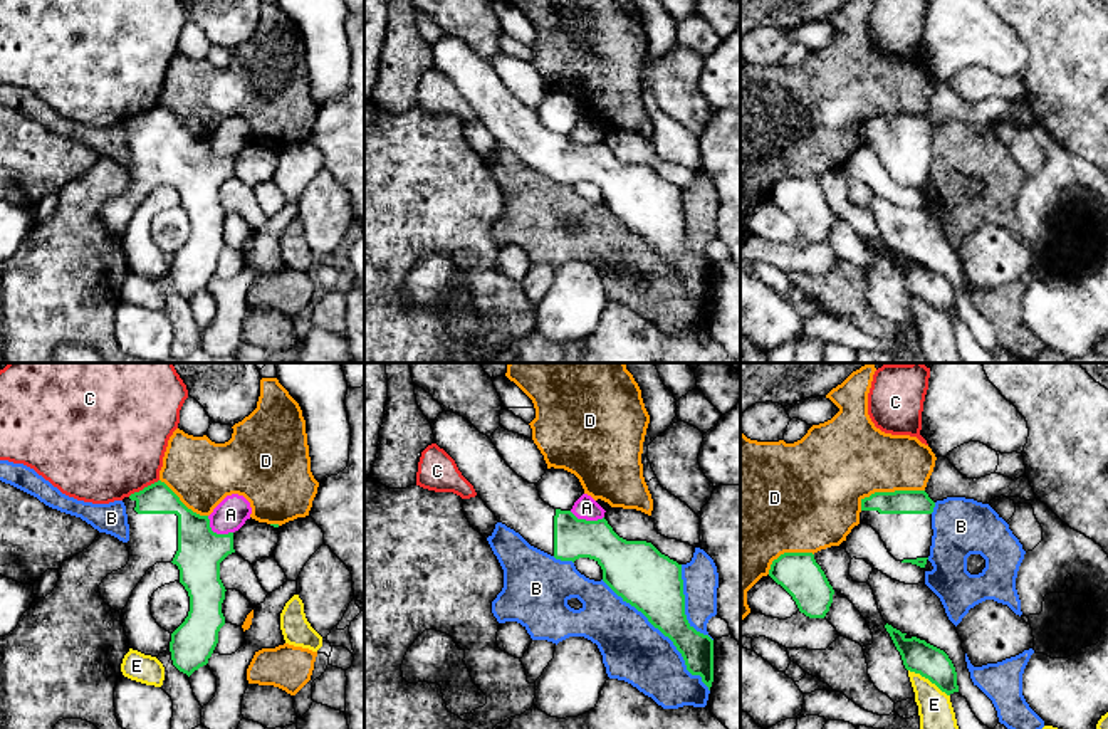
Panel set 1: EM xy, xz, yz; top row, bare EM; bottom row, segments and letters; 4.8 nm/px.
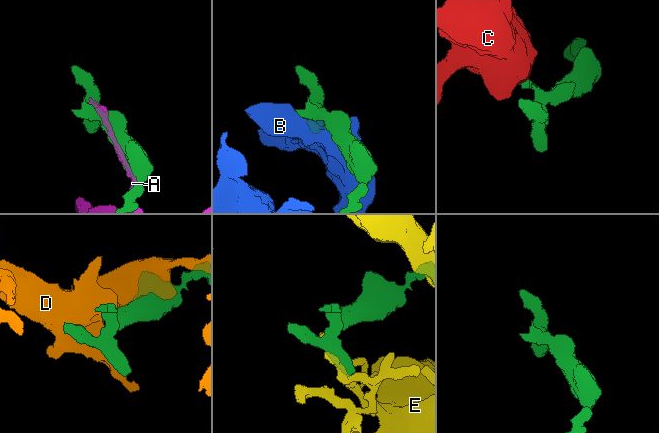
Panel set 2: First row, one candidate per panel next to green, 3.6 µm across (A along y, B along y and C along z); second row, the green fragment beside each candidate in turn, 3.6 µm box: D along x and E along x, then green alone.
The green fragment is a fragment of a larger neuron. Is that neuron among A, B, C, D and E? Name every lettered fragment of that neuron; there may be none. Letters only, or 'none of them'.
none of them

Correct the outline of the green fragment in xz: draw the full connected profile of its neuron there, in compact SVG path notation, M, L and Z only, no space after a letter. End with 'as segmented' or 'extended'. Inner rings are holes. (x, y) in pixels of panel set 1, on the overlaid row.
M443 410L431 428L435 443L455 460L462 475L473 485L477 497L485 502L499 522L556 559L572 563L579 558L594 559L603 569L603 581L673 642L685 660L687 670L692 675L700 675L710 690L713 682L713 640L697 632L687 620L682 564L661 554L651 543L619 538L604 517L598 521L578 519L571 511L546 504L537 485L519 477L500 457L492 440L467 418Z; extended

